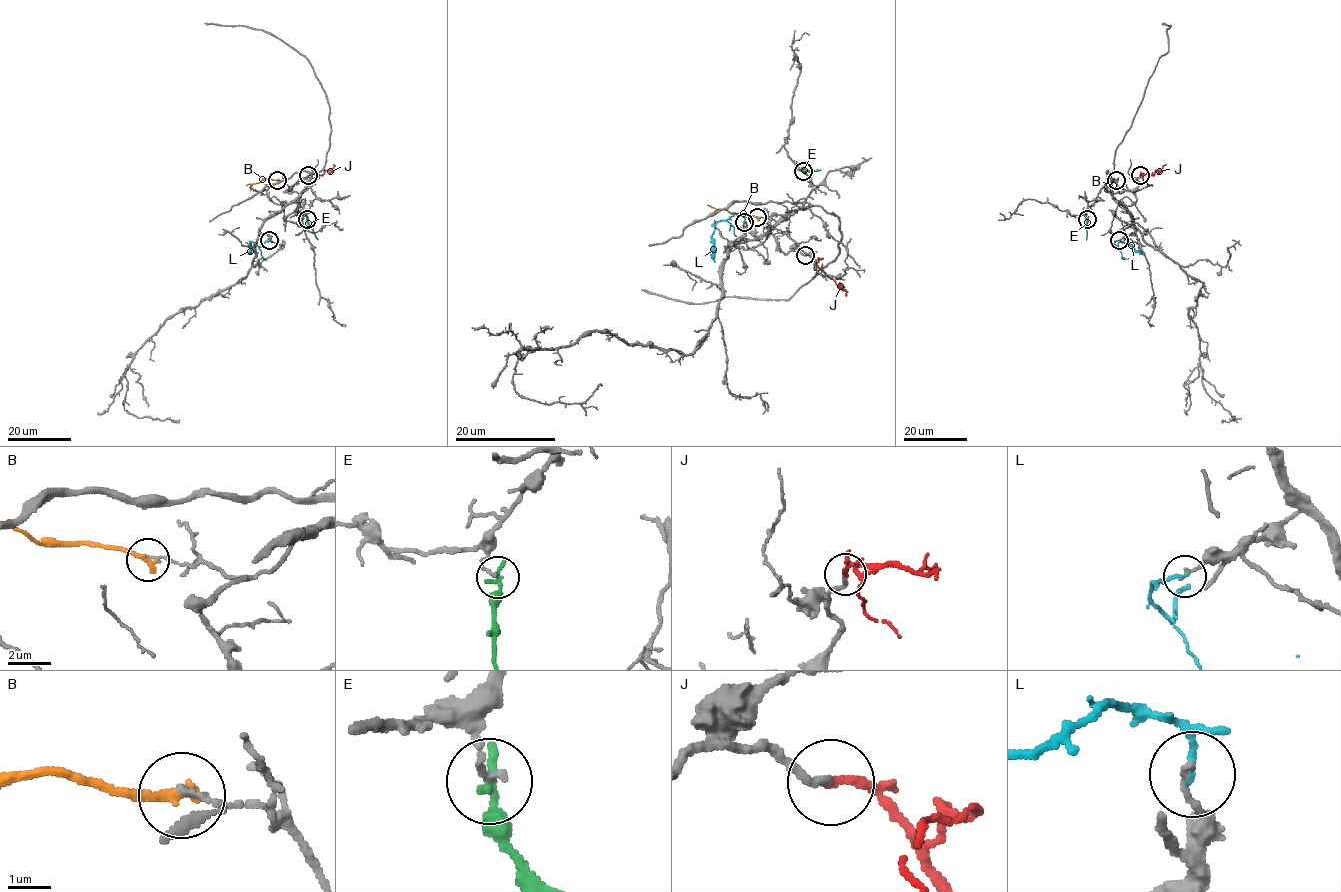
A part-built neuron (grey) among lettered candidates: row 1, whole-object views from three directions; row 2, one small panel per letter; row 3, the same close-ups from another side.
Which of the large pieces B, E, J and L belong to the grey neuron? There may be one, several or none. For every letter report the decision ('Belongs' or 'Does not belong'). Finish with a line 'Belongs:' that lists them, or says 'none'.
B: Does not belong
E: Does not belong
J: Belongs
L: Does not belong
Belongs: J

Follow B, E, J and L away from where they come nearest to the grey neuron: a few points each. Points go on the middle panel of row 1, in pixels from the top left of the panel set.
B: (757, 217), (719, 209), (714, 214)
E: (803, 171), (821, 170)
J: (806, 255), (846, 291), (845, 296)
L: (744, 223), (741, 216), (734, 214), (715, 225), (712, 240), (715, 262)

